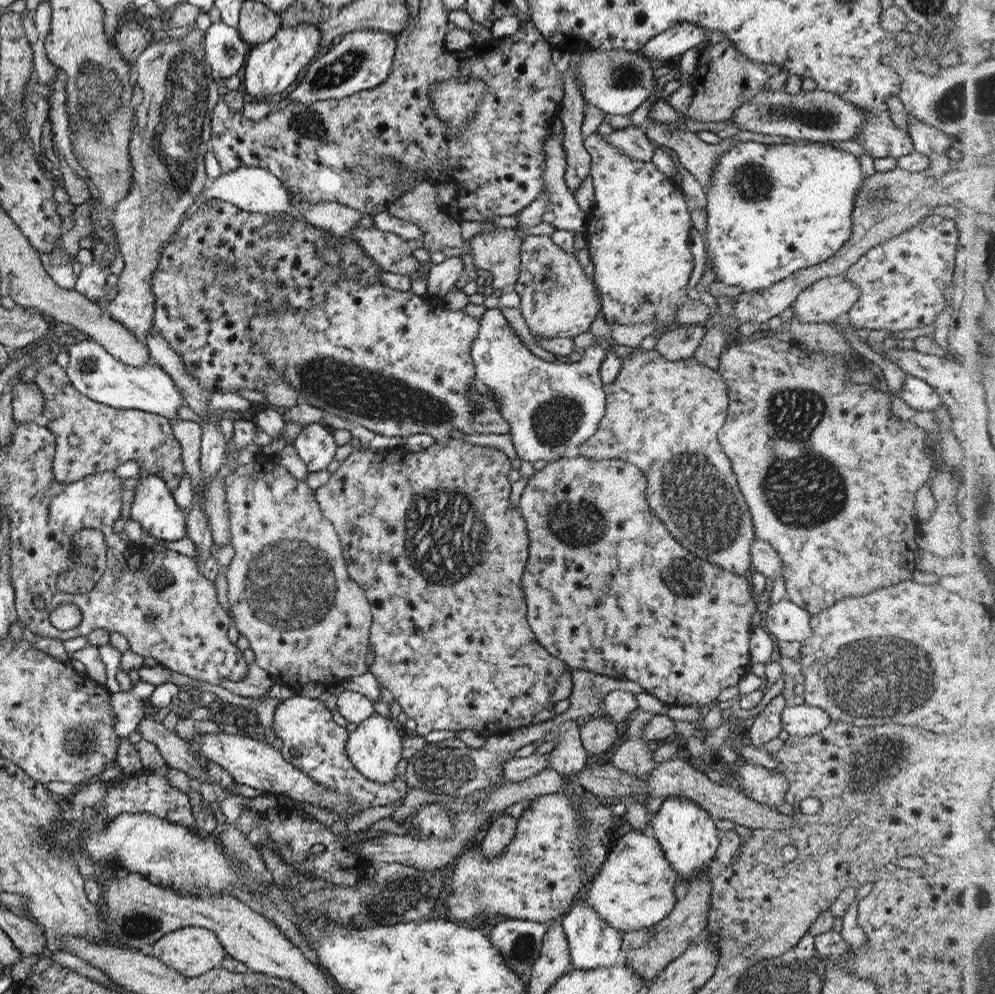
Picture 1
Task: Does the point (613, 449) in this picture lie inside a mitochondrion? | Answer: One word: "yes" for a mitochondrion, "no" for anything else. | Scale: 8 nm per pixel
no

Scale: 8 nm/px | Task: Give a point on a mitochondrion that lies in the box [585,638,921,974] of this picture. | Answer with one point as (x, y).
(879, 760)

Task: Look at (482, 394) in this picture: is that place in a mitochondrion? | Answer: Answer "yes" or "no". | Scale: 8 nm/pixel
yes

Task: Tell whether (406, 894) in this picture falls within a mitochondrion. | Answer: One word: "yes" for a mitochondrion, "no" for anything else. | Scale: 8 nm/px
yes

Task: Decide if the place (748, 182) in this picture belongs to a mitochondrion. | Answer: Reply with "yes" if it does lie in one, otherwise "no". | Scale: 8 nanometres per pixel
yes

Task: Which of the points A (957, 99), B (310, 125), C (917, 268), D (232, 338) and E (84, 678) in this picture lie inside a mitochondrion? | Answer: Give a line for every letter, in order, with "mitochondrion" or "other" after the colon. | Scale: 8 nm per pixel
A: mitochondrion
B: mitochondrion
C: other
D: other
E: other

